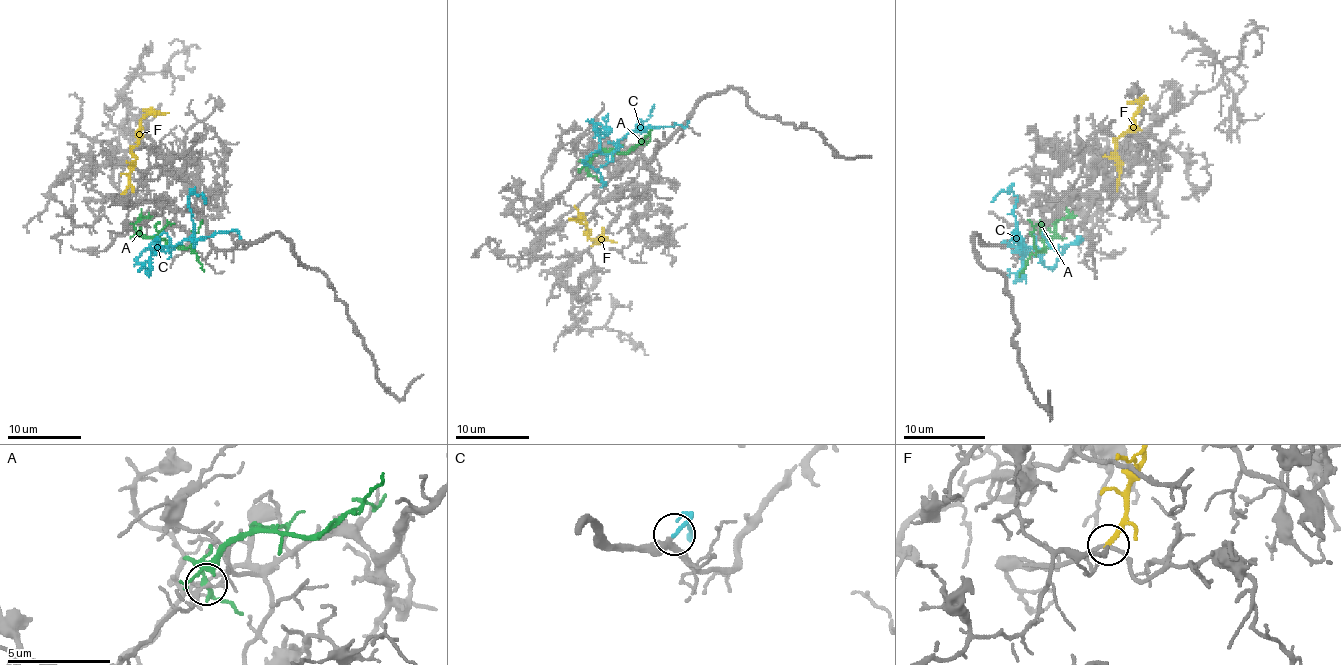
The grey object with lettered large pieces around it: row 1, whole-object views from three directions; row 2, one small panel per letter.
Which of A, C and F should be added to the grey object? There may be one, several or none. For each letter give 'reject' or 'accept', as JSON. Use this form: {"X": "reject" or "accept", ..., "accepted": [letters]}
{"A": "reject", "C": "accept", "F": "reject", "accepted": ["C"]}

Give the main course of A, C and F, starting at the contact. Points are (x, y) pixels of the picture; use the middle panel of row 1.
A: (587, 170), (582, 163), (607, 152), (630, 152), (641, 144), (652, 130)
C: (689, 121), (683, 126), (631, 130), (609, 154), (604, 154), (600, 148), (600, 137), (593, 122), (585, 121)
F: (571, 218), (583, 218), (580, 216), (589, 229), (589, 237), (617, 242)

